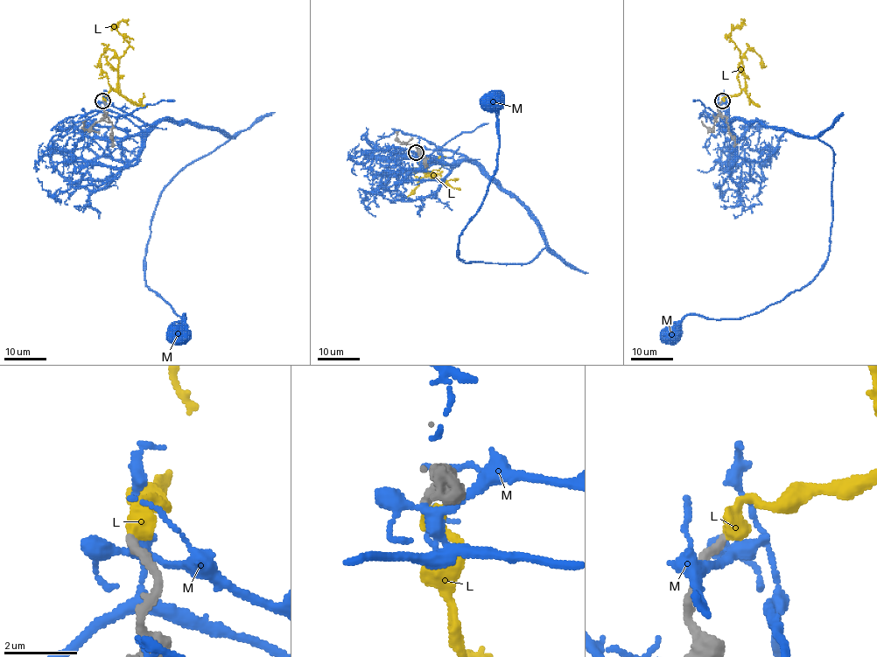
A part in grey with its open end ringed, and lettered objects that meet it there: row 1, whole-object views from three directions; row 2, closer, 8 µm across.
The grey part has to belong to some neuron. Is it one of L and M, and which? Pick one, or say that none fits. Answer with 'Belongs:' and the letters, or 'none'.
Belongs: L

